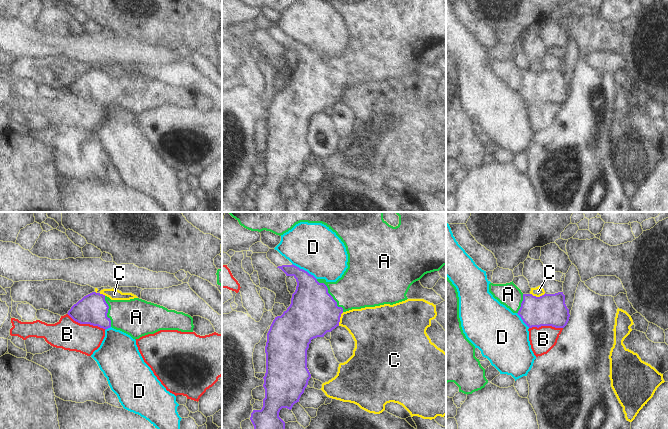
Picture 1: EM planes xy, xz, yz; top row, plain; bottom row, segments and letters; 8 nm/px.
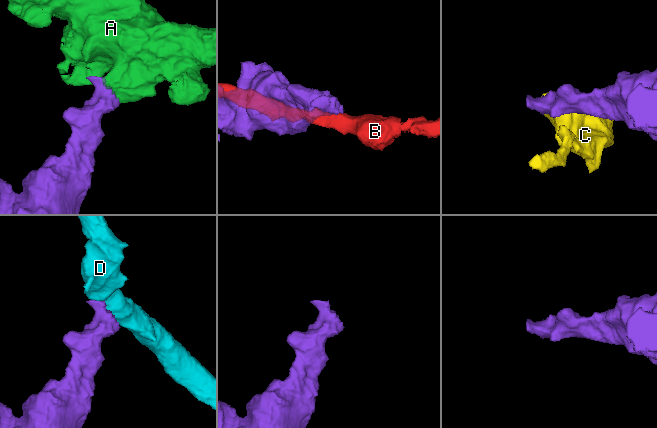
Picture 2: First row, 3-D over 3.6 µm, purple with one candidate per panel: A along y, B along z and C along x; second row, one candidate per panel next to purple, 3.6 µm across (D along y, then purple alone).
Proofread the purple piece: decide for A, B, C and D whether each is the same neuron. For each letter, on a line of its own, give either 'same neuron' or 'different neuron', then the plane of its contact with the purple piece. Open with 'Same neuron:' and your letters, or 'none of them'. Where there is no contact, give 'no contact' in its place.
Same neuron: A
A: same neuron | xz
B: different neuron | xy
C: different neuron | yz
D: different neuron | xz

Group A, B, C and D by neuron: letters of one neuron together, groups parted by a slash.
A / B / C / D

